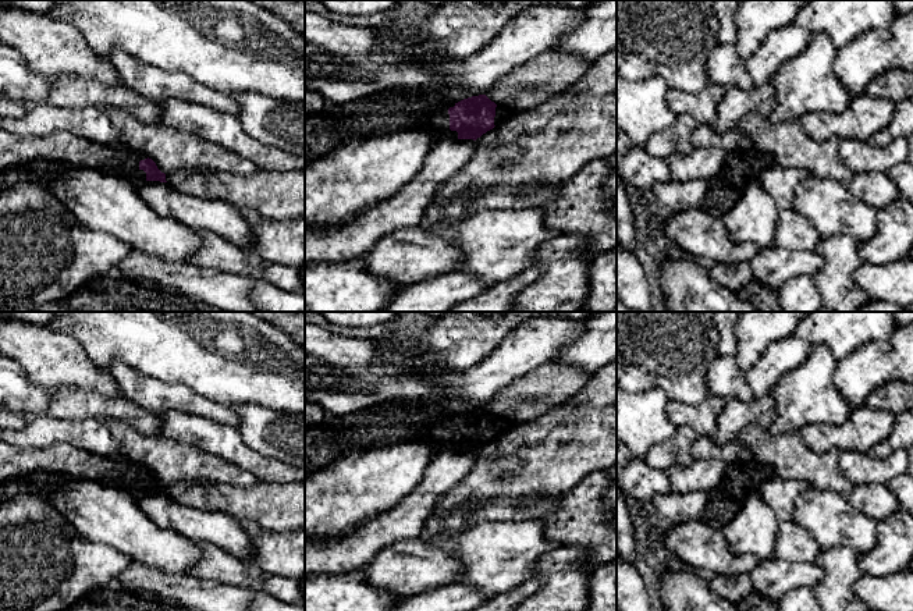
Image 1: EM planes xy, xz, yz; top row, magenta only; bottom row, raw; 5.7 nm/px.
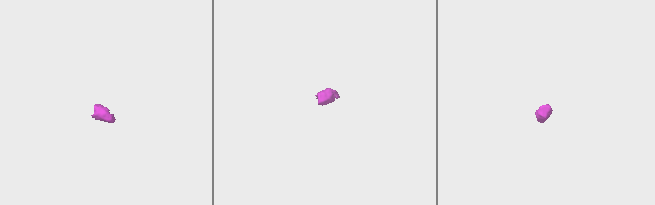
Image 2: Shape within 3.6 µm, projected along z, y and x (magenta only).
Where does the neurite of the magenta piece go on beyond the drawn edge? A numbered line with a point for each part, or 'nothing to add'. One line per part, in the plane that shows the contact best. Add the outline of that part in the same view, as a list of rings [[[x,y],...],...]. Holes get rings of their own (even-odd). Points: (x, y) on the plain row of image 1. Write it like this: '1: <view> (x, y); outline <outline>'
1: xz (440, 439); outline [[[444,422],[441,424],[438,424],[436,429],[434,429],[434,433],[424,438],[424,440],[420,440],[420,443],[426,443],[426,444],[431,444],[434,445],[438,452],[454,452],[454,451],[458,451],[458,444],[456,443],[451,443],[450,441],[450,426],[448,426],[448,422]]]

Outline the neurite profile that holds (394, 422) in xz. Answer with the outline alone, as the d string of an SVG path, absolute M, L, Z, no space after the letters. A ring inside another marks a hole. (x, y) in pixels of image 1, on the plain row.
M386 401L348 416L328 418L323 424L305 427L305 475L330 466L351 452L381 448L433 436L434 429L461 412L445 409L436 401Z

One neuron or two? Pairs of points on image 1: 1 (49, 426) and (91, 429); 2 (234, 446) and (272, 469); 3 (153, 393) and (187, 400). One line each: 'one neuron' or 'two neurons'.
1: one neuron
2: one neuron
3: one neuron

